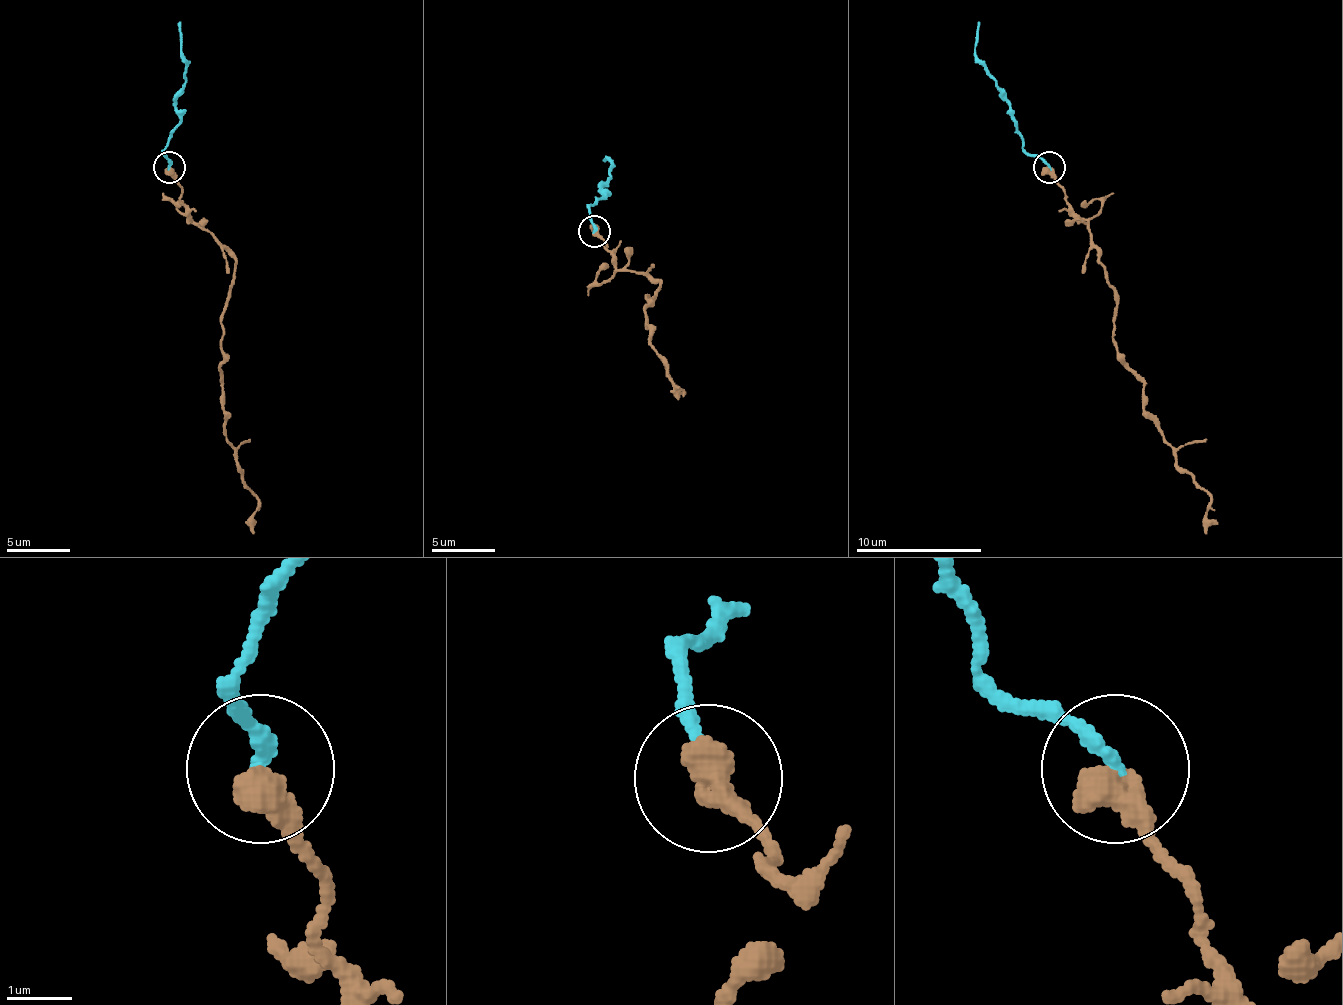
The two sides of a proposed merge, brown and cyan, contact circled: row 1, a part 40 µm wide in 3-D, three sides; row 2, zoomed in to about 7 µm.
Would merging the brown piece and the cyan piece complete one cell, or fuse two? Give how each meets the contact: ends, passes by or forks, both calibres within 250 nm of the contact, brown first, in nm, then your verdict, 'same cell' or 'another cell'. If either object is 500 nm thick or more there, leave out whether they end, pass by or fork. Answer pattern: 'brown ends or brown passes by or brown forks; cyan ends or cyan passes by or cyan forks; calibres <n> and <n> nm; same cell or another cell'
calibres 550 and 240 nm; same cell

